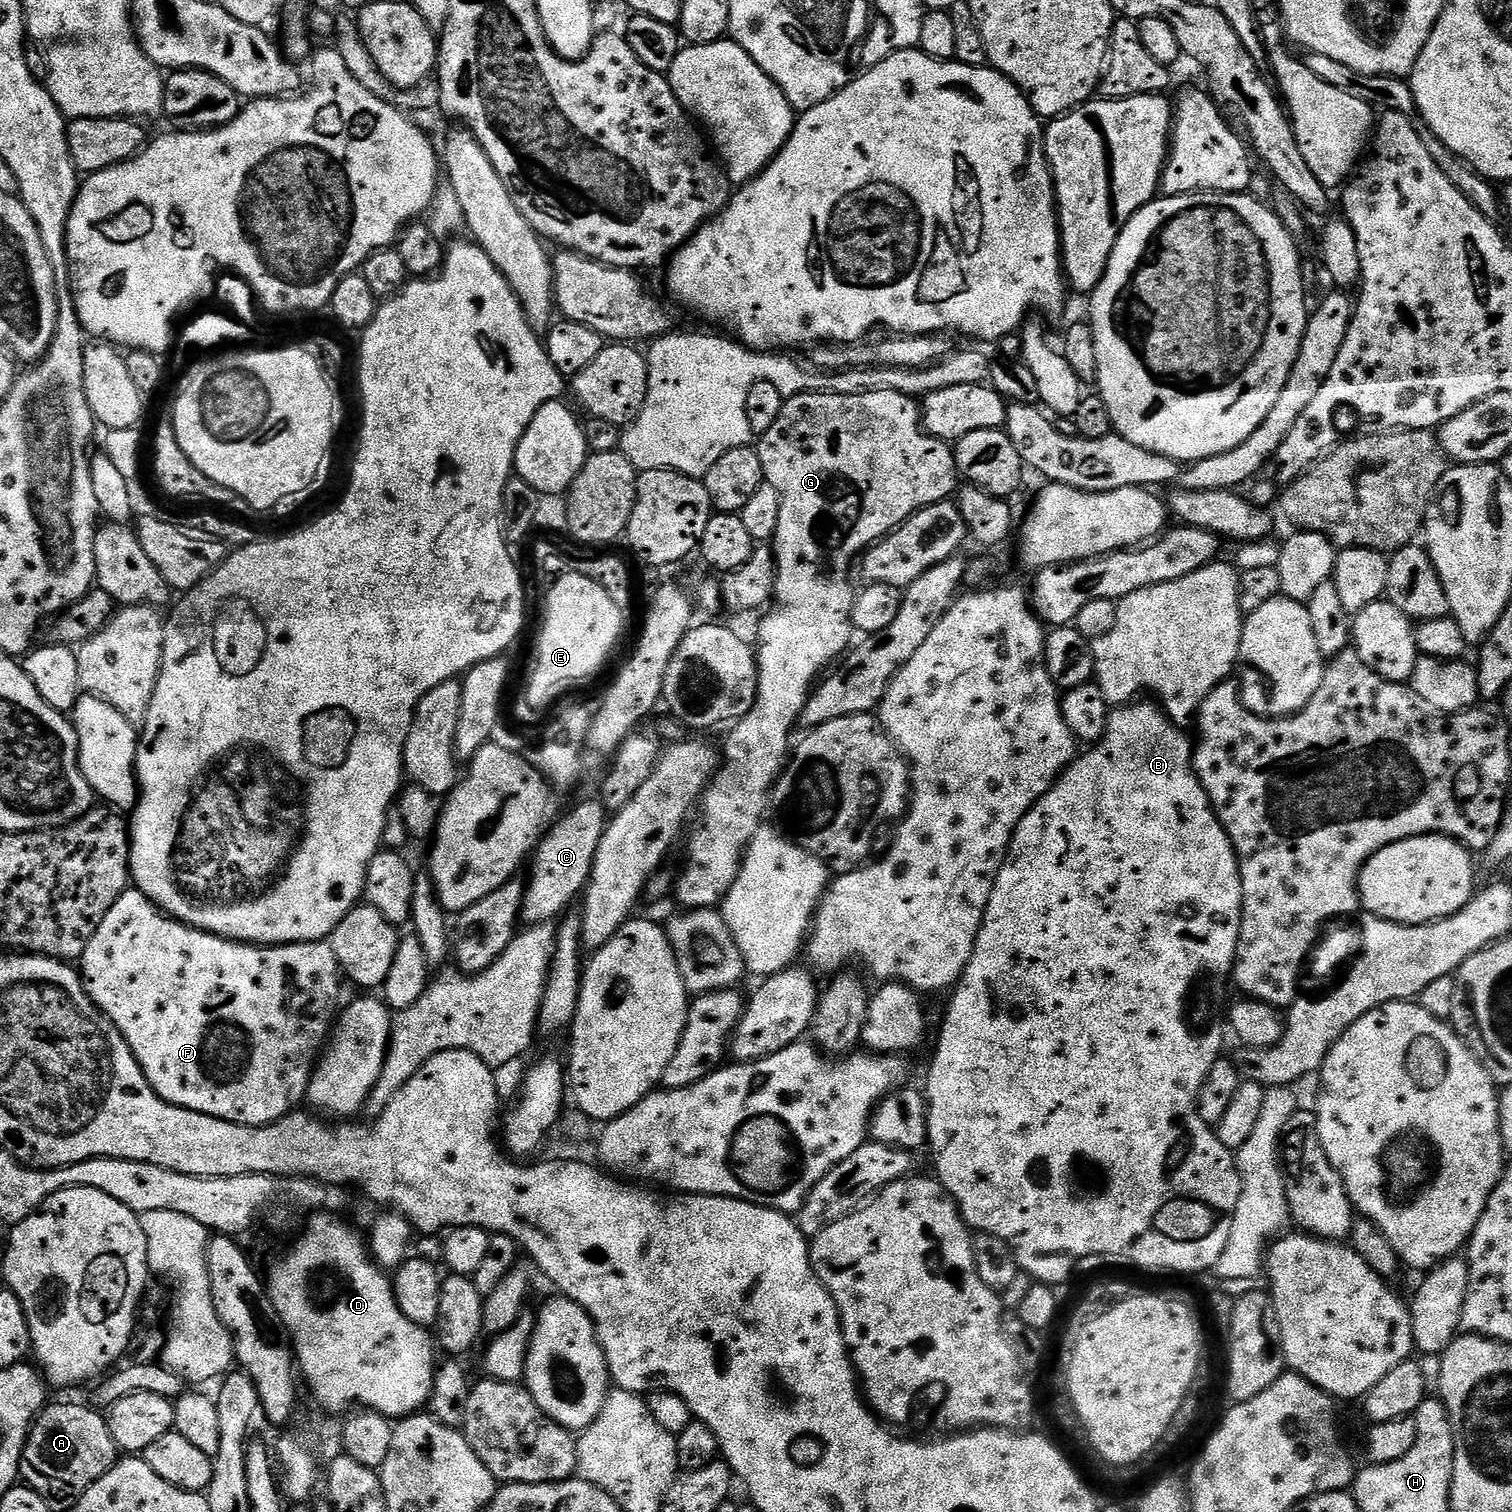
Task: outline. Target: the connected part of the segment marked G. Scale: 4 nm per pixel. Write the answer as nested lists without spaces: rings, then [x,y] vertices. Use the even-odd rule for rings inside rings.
[[[874,390],[870,394],[826,394],[825,392],[801,392],[789,395],[785,399],[782,411],[778,413],[778,419],[774,426],[766,430],[759,437],[758,451],[762,458],[762,470],[764,479],[782,498],[782,511],[778,514],[778,530],[774,537],[774,555],[776,558],[776,595],[771,605],[768,617],[760,624],[760,648],[758,644],[758,690],[754,706],[745,716],[731,725],[728,737],[724,740],[724,752],[722,748],[722,767],[712,777],[710,783],[705,787],[699,801],[698,813],[700,812],[700,824],[692,828],[692,837],[688,840],[688,861],[684,864],[684,873],[674,880],[674,896],[680,903],[679,907],[684,910],[694,908],[716,908],[723,905],[728,897],[728,891],[734,886],[734,882],[740,873],[740,866],[744,862],[744,854],[748,851],[748,843],[760,831],[764,820],[764,807],[770,804],[770,793],[781,772],[786,767],[786,761],[790,756],[790,744],[788,739],[792,736],[792,727],[797,727],[801,714],[809,696],[814,691],[814,685],[821,679],[822,673],[829,667],[831,660],[839,661],[849,651],[853,643],[854,629],[852,627],[852,607],[856,601],[857,589],[852,588],[852,576],[854,580],[854,565],[859,557],[863,556],[877,540],[884,539],[889,532],[894,531],[898,525],[903,524],[918,510],[922,510],[931,504],[937,504],[949,499],[957,491],[958,473],[956,470],[955,451],[945,441],[932,436],[924,428],[922,419],[922,408],[913,397],[906,394],[898,394],[898,390]]]

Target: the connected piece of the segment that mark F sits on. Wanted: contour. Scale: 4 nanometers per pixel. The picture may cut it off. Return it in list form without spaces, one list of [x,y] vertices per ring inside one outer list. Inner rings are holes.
[[[129,886],[120,895],[118,902],[110,906],[106,918],[102,918],[102,926],[94,930],[94,938],[90,938],[86,950],[79,958],[78,971],[92,1003],[106,1014],[106,1018],[110,1018],[110,1022],[122,1034],[138,1066],[142,1066],[142,1074],[146,1074],[152,1089],[167,1104],[173,1104],[198,1114],[213,1116],[226,1122],[245,1124],[251,1128],[260,1128],[264,1124],[275,1124],[277,1120],[293,1111],[299,1105],[296,1104],[299,1100],[305,1099],[308,1081],[312,1079],[318,1057],[333,1031],[338,1009],[341,1007],[340,980],[342,981],[342,973],[331,943],[315,940],[309,944],[257,946],[241,944],[234,940],[223,940],[221,936],[211,936],[209,932],[200,932],[196,928],[180,924],[172,917],[164,915],[155,904],[150,902],[150,898],[146,898],[146,894],[142,894],[134,886]]]

